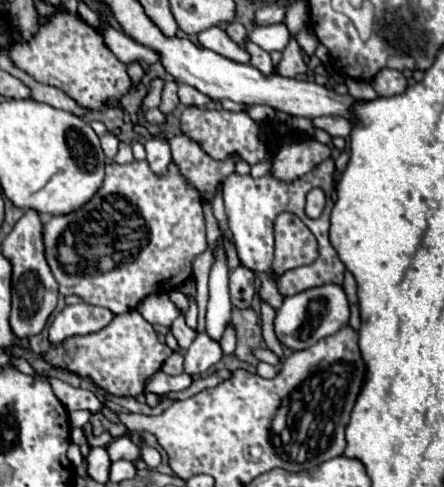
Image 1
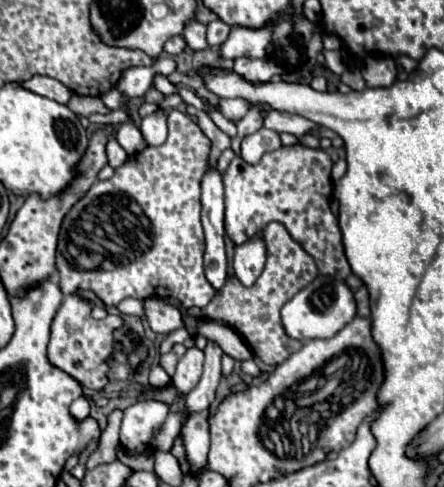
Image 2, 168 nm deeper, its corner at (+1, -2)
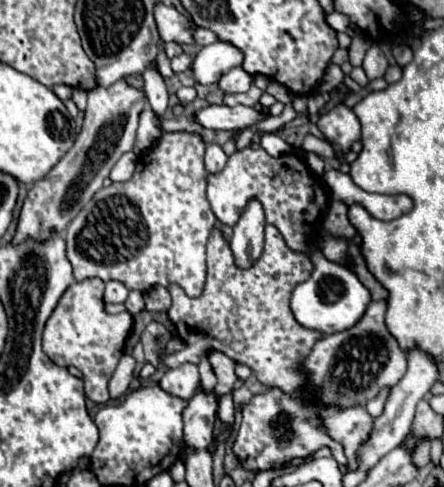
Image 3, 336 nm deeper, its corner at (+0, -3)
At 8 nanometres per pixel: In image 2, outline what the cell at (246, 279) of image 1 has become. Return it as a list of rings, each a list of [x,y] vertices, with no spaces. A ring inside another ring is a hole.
[[[260,234],[234,248],[232,268],[244,286],[252,286],[266,264],[266,242]]]

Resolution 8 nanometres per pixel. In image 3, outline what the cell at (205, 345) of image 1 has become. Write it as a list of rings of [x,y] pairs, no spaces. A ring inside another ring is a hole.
[[[183,363],[177,369],[169,369],[161,381],[161,389],[173,397],[189,399],[197,391],[199,385],[199,369],[193,363]]]

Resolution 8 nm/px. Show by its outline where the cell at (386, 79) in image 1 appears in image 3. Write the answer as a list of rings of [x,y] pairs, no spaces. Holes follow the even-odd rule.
[[[371,45],[367,55],[365,55],[365,61],[363,61],[363,69],[365,69],[369,81],[373,81],[377,77],[383,77],[387,67],[389,67],[389,61],[387,61],[385,53],[377,45]]]

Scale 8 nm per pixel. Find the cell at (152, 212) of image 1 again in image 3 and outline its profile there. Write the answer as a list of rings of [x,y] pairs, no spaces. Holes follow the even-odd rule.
[[[189,131],[163,133],[161,139],[151,147],[149,153],[139,157],[139,171],[133,173],[129,181],[111,183],[99,189],[89,205],[85,205],[79,215],[69,223],[65,231],[67,259],[73,267],[73,279],[85,281],[99,277],[107,281],[119,281],[129,291],[147,293],[155,285],[179,285],[189,297],[199,297],[205,289],[207,267],[205,267],[205,247],[211,231],[215,229],[215,213],[207,201],[207,173],[203,167],[207,143],[201,135]]]

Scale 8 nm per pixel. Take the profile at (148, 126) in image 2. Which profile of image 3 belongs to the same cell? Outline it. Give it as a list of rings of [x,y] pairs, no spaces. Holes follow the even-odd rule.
[[[145,69],[143,79],[145,79],[147,103],[151,105],[153,113],[157,115],[157,119],[163,121],[163,115],[167,111],[167,99],[169,99],[167,89],[165,89],[165,79],[155,69]]]

